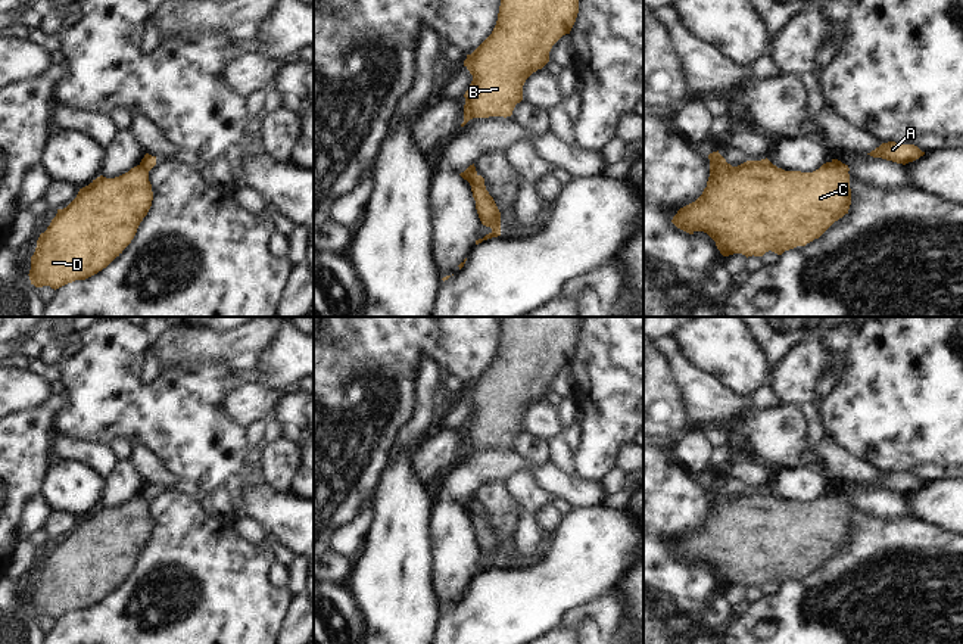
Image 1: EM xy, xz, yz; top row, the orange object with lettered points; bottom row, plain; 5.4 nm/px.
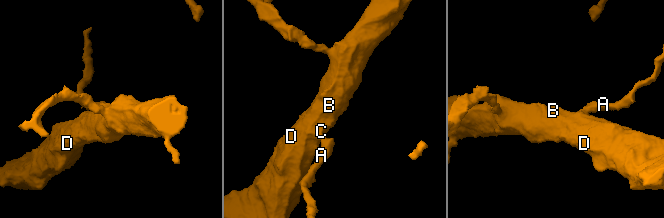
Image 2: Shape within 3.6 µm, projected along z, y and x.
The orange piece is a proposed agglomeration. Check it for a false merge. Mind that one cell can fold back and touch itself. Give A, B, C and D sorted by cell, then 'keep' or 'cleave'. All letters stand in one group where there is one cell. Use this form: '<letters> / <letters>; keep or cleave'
A B C D; keep

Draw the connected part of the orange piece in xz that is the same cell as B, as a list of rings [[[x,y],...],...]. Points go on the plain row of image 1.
[[[502,317],[492,364],[464,396],[473,405],[465,421],[464,457],[473,448],[511,447],[526,410],[549,392],[552,376],[570,364],[583,317]]]

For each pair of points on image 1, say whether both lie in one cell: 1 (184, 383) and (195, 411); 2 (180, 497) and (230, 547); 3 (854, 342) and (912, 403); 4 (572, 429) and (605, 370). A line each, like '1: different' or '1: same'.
1: same
2: same
3: same
4: different

